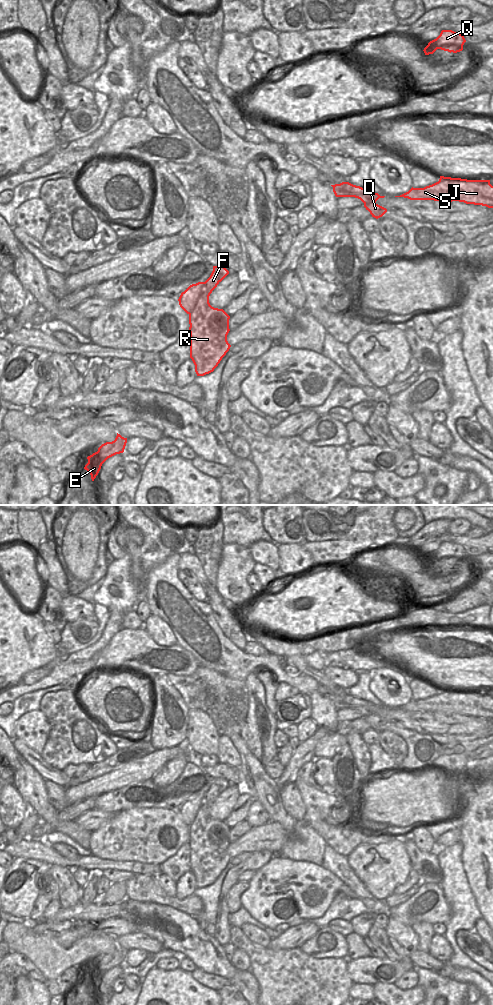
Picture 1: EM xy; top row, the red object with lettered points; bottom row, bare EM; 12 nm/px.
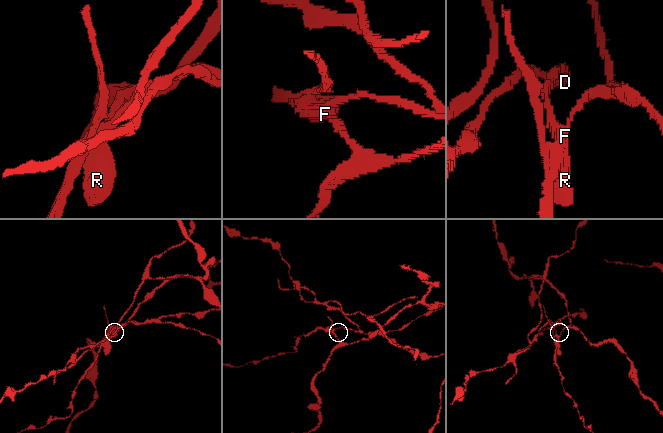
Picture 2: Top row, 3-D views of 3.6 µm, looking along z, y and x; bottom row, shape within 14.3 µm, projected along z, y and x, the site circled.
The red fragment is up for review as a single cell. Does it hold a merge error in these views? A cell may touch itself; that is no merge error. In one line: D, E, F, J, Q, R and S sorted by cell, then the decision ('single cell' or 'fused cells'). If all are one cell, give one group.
D E J S / F Q R | fused cells

